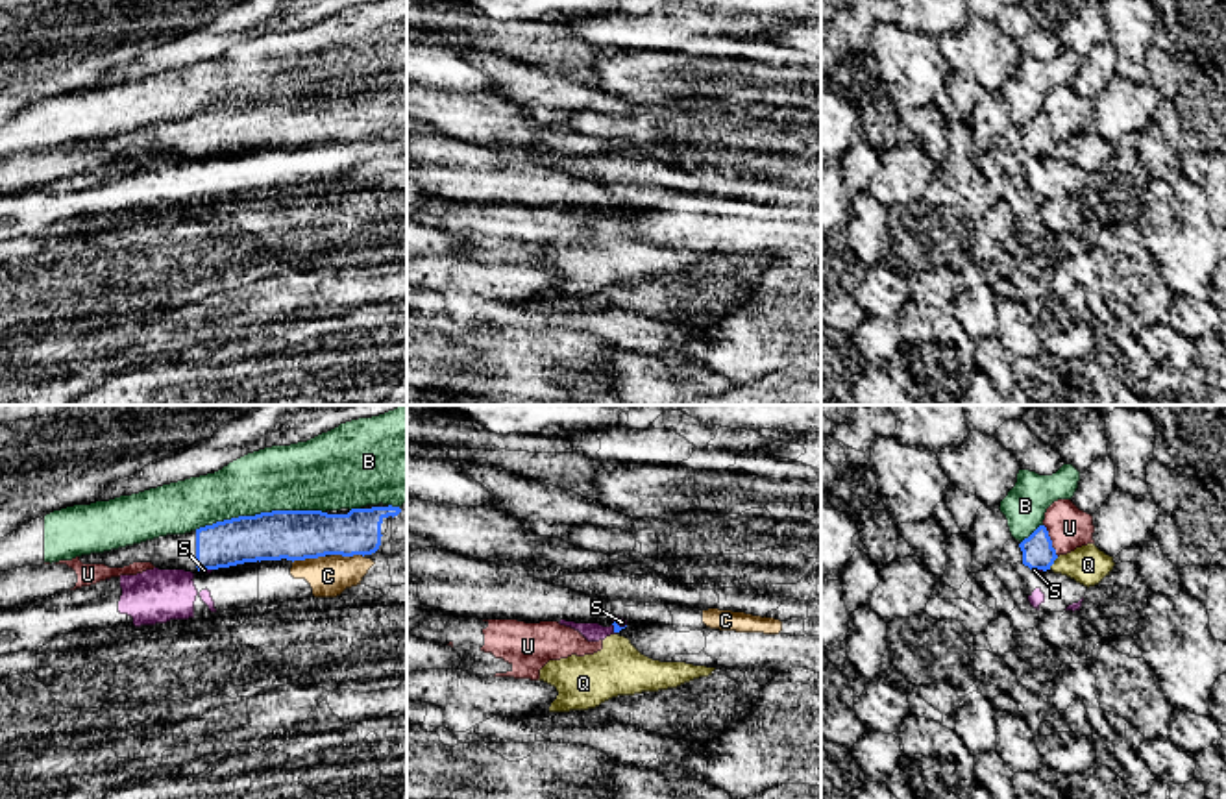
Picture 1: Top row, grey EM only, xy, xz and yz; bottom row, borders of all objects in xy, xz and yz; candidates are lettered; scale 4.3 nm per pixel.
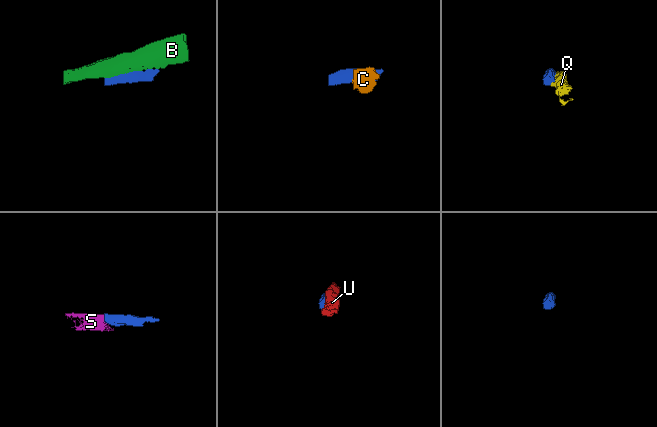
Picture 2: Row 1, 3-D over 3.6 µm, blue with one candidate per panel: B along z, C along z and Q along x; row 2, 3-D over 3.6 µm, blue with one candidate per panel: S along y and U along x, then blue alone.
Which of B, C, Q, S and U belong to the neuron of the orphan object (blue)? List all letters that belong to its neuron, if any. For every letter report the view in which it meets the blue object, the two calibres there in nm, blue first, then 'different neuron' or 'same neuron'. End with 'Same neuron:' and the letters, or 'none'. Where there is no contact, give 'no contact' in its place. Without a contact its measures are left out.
B: xy | 220/300 nm | different neuron
C: xy | 220/180 nm | different neuron
Q: yz | 140/170 nm | different neuron
S: xz | 30/40 nm | different neuron
U: yz | 140/190 nm | different neuron
Same neuron: none

